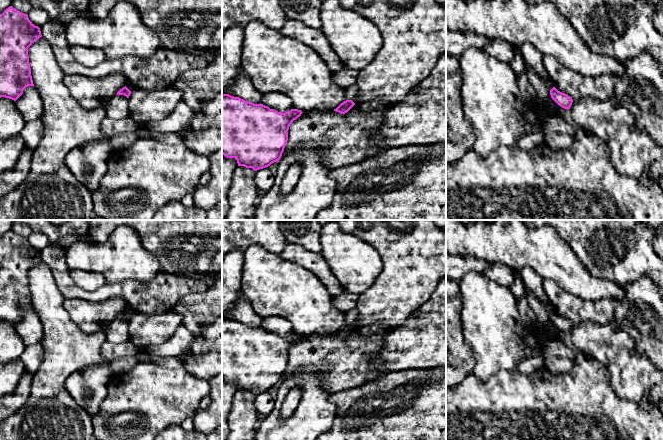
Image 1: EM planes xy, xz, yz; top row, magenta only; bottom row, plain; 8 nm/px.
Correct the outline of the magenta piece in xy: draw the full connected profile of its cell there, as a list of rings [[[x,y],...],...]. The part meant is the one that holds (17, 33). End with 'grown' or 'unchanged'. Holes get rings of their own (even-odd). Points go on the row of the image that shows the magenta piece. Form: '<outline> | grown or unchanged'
[[[13,6],[0,14],[0,98],[16,101],[26,87],[34,87],[28,48],[40,37],[42,37],[40,28],[29,20],[27,14],[16,10]]] | unchanged

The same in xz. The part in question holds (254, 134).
[[[222,93],[222,154],[235,158],[238,166],[254,171],[279,161],[288,141],[289,126],[303,112],[291,109],[281,113],[263,104],[254,104],[239,97]]] | unchanged

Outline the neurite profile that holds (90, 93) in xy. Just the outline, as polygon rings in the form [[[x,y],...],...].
[[[112,74],[100,79],[65,75],[63,81],[70,95],[86,109],[106,106],[127,84],[122,74]]]

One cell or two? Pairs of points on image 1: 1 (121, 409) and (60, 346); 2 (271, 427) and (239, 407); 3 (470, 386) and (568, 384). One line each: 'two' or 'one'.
1: two
2: two
3: one

